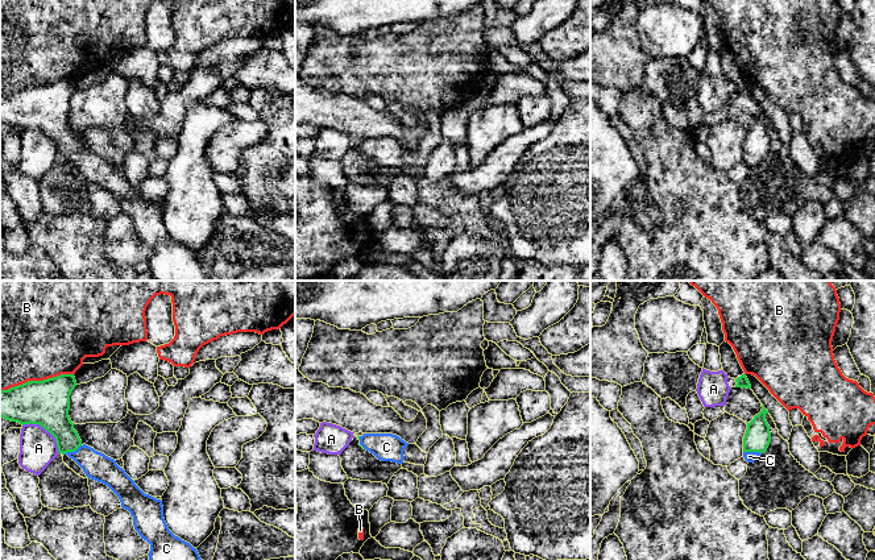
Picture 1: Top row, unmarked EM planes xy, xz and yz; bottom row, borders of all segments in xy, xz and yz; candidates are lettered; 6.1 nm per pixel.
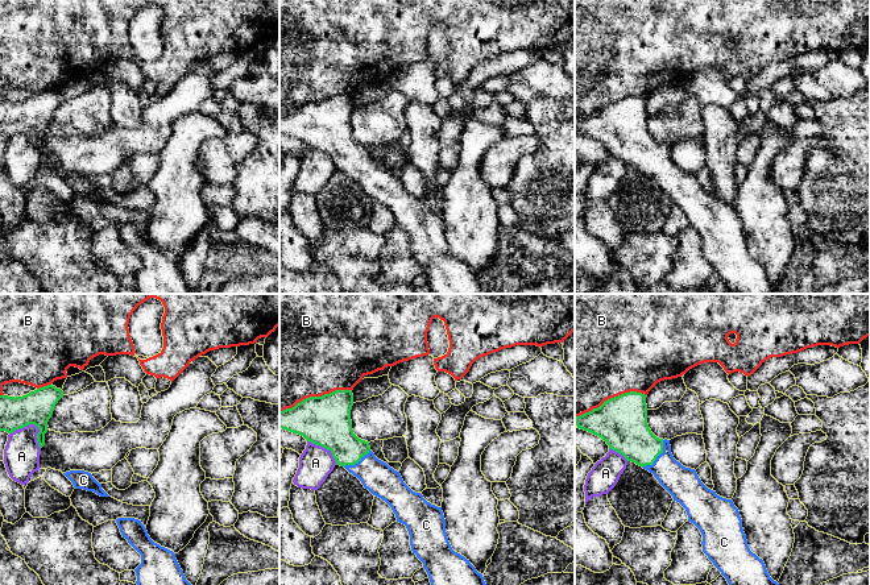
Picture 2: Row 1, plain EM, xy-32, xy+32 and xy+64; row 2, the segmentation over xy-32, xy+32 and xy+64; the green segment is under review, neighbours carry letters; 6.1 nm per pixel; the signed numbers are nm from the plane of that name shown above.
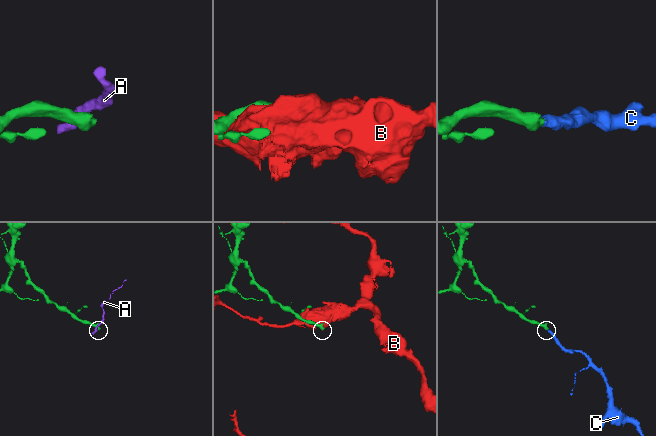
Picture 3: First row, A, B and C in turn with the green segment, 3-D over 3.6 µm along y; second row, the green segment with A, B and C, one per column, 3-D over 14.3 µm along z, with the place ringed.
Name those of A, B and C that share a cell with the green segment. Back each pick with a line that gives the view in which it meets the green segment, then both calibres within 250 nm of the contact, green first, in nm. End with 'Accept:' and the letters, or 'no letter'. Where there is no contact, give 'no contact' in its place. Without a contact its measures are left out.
C: meets green in yz; 160 nm thick on the green side, 60 nm on the other
Accept: C

